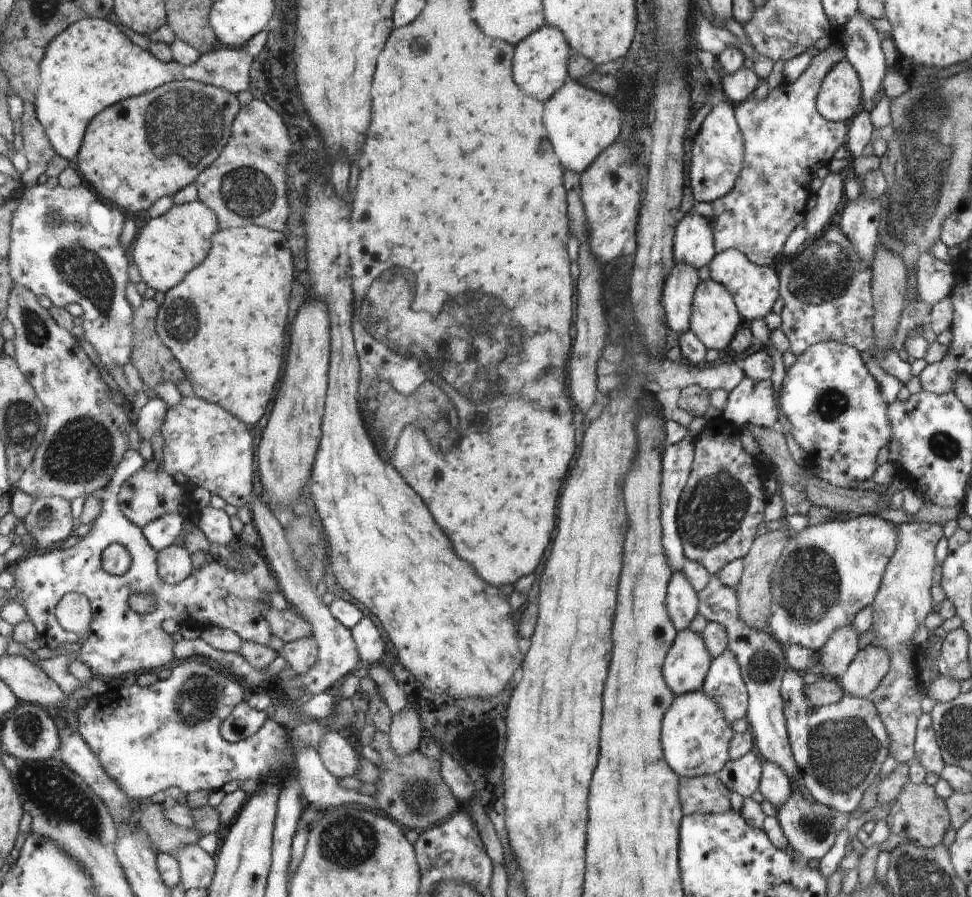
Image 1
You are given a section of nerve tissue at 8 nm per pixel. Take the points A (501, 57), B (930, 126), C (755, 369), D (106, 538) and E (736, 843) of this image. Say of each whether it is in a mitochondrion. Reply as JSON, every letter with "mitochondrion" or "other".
{"A":"other","B":"mitochondrion","C":"other","D":"other","E":"other"}

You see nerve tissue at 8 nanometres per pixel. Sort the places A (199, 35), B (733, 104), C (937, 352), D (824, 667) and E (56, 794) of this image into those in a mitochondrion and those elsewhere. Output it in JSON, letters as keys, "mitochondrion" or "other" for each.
{"A":"other","B":"other","C":"other","D":"other","E":"mitochondrion"}

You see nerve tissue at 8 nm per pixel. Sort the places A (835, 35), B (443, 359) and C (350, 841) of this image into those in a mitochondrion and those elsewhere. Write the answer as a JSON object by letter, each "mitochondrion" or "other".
{"A":"other","B":"mitochondrion","C":"mitochondrion"}

